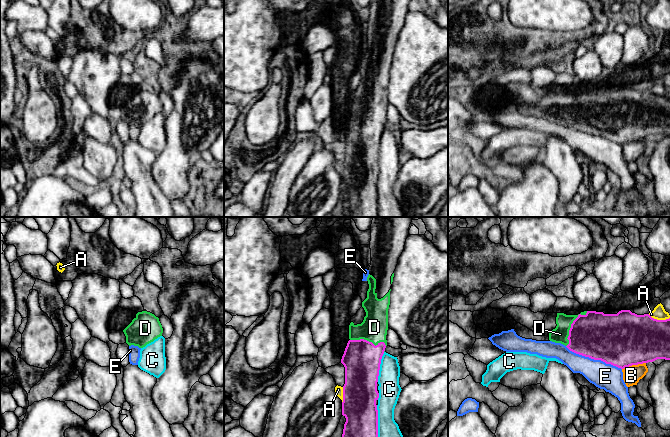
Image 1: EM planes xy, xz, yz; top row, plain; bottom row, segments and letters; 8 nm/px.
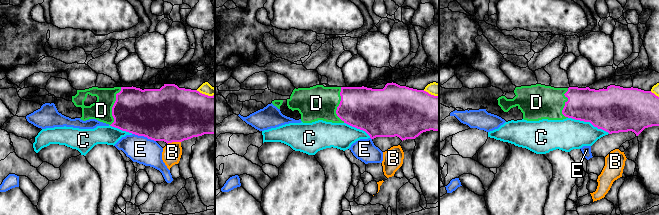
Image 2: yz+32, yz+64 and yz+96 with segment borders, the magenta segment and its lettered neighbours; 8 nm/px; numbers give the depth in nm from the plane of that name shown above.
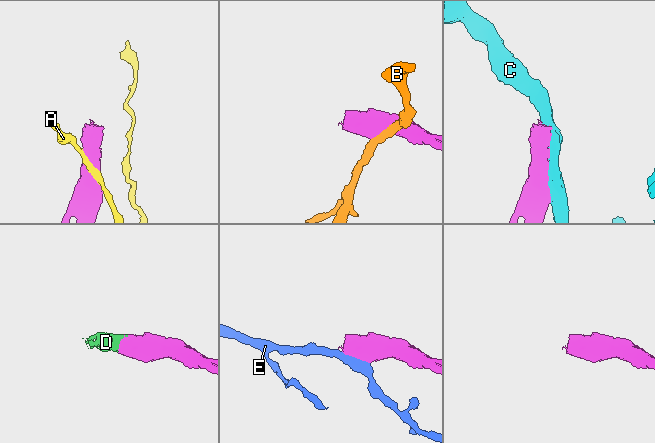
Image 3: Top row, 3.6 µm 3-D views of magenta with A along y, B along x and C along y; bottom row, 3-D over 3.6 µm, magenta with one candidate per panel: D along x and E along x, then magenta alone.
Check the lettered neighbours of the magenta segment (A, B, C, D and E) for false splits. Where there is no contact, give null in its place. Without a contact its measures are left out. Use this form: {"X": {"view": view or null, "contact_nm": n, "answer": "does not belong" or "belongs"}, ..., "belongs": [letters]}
{"A": {"view": "xz", "contact_nm": 130, "answer": "does not belong"}, "B": {"view": "yz", "contact_nm": 200, "answer": "does not belong"}, "C": {"view": "xz", "contact_nm": 280, "answer": "does not belong"}, "D": {"view": "yz", "contact_nm": 340, "answer": "belongs"}, "E": {"view": "yz", "contact_nm": 500, "answer": "does not belong"}, "belongs": ["D"]}

